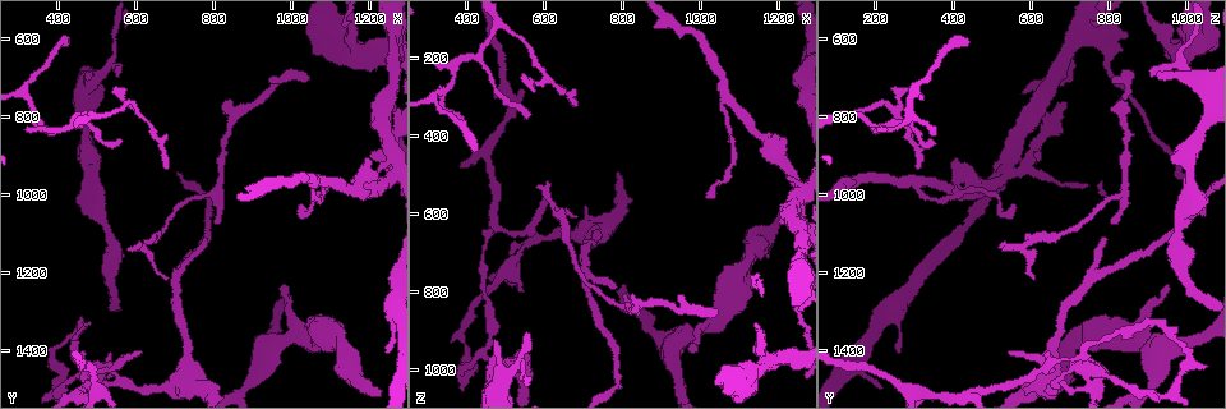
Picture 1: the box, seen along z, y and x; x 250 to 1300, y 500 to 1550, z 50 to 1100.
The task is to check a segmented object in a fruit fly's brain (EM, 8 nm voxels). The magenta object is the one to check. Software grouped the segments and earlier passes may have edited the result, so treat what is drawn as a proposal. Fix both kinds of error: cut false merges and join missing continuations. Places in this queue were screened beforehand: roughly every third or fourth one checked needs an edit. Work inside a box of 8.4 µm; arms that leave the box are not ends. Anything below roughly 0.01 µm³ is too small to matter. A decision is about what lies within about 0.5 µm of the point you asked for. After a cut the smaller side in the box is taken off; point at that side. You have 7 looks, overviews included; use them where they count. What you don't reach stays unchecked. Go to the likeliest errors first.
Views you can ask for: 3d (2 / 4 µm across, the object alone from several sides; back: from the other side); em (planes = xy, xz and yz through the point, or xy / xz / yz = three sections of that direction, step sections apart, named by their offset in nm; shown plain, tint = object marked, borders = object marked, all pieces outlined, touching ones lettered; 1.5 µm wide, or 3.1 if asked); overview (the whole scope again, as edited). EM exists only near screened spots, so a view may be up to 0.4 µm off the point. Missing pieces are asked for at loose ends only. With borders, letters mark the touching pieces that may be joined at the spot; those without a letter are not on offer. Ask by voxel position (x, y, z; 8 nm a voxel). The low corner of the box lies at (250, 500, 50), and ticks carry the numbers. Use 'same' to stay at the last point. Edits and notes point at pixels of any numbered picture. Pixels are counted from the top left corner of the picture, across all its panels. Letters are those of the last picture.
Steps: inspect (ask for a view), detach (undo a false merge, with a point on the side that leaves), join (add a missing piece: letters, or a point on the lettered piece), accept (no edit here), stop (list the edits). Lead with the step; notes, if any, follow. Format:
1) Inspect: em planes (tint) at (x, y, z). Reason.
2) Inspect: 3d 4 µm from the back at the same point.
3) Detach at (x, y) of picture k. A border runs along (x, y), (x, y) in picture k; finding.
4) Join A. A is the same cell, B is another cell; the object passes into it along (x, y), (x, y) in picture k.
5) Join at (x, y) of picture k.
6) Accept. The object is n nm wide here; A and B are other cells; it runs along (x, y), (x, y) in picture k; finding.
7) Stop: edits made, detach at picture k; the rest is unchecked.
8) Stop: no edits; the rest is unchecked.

Inspect: 3d 2 µm at (1165, 635, 975). Thin arm on a thick one.

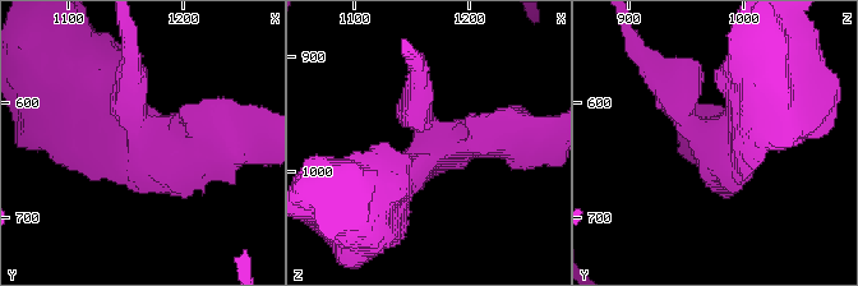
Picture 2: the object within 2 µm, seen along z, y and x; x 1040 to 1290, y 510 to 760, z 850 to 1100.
Inspect: em planes (borders) at (1164, 634, 978). 3 arms meet here; the arms are 180, 300, 600 nm wide.

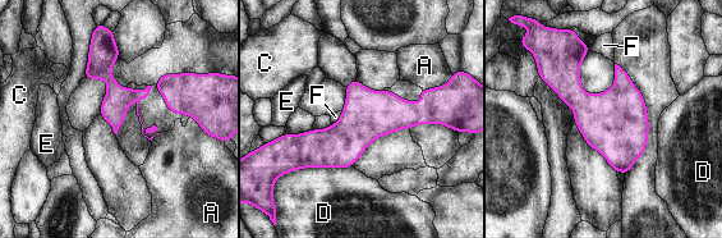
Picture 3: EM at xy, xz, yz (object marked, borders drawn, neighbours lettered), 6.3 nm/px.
Accept. A, C, D, E and F are other cells; it runs along (438, 110), (289, 140) in picture 3; all the same cell.

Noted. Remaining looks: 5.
Inspect: 3d 4 µm at (1185, 910, 420). Branch stops here.

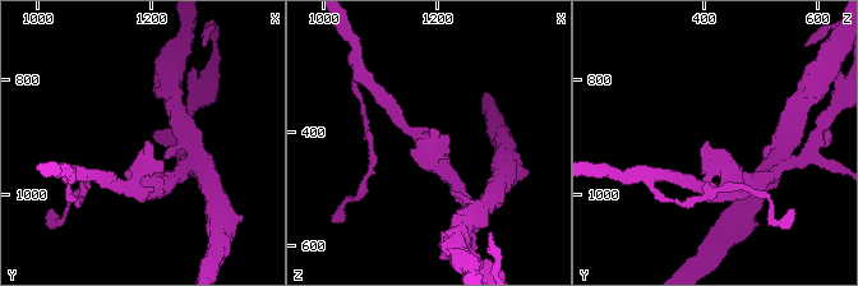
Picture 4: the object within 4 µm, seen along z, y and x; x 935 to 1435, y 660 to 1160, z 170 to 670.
Inspect: em planes (borders) at (1185, 915, 415). Now the EM.

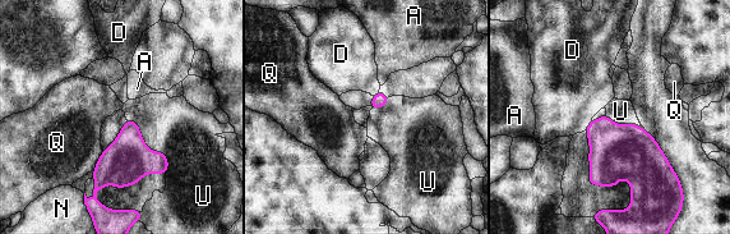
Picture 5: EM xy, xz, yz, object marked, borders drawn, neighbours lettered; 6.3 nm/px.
Accept. A, D, N, Q and U are other cells; none of them fits.

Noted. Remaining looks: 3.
Inspect: 3d 4 µm at (680, 935, 300). An open end.

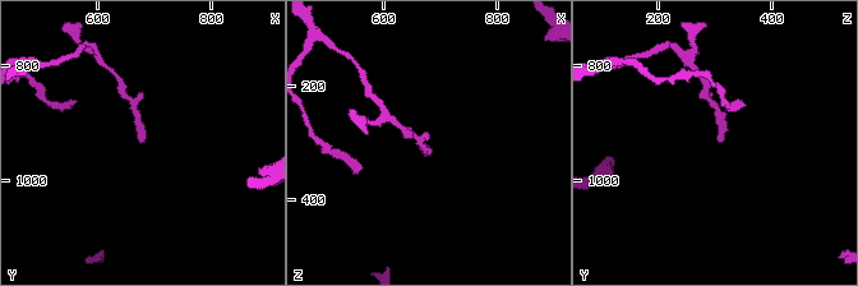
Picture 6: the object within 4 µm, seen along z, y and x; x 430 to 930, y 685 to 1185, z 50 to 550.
Inspect: em xy step 4 (borders) at (680, 930, 305). Shape alone is not enough.

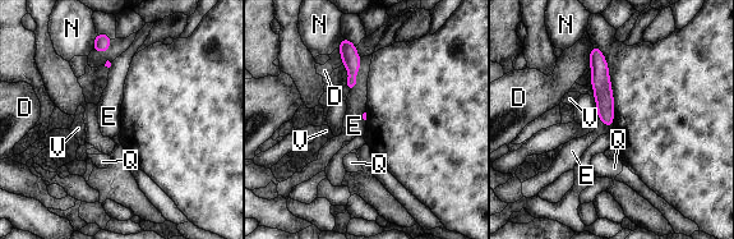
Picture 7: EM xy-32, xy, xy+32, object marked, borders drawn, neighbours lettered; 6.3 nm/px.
Inspect: em planes (borders) at the same point. Another direction.

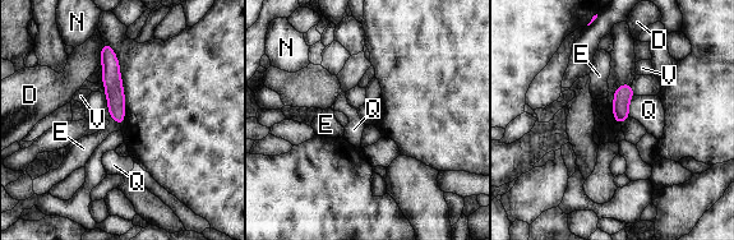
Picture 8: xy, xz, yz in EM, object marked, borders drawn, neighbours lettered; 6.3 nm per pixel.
Accept. The longest contact is with Q, 150 nm; D, E, N, Q and V are other cells; a border runs along (107, 109), (107, 112), (120, 127) in picture 8; no lettered piece goes on from it.

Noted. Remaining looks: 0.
Stop: no edits; the rest is unchecked.

